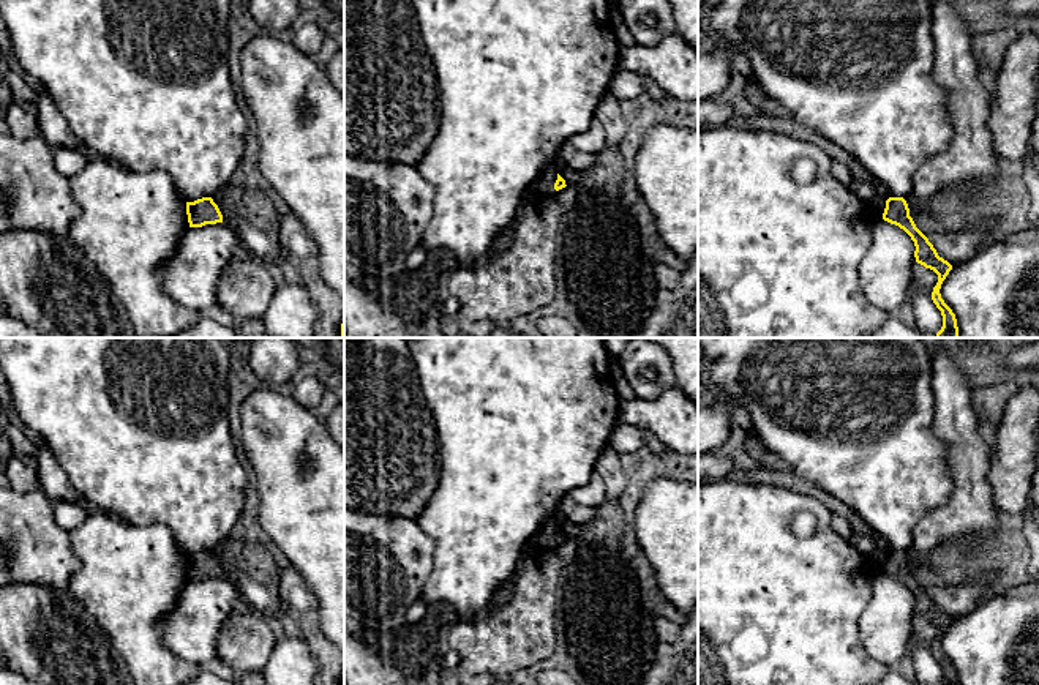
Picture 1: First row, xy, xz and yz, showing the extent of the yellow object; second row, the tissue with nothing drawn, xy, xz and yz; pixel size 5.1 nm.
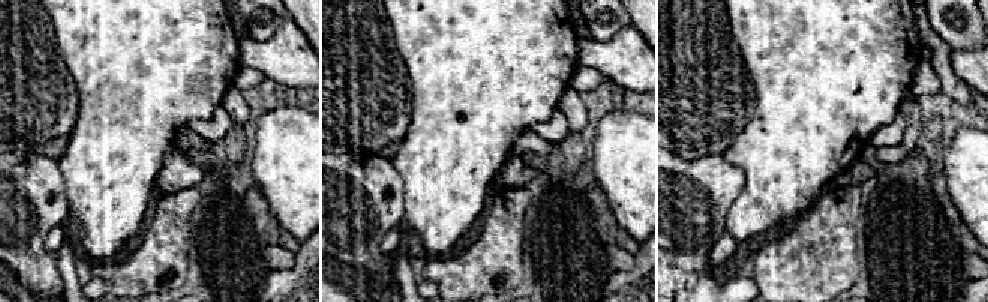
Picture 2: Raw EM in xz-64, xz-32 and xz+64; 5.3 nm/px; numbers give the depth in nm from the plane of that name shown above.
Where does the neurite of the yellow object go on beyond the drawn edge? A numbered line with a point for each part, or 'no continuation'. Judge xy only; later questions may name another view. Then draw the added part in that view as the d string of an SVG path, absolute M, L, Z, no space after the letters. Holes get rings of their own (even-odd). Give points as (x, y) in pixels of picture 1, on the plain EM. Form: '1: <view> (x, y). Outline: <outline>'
no continuation

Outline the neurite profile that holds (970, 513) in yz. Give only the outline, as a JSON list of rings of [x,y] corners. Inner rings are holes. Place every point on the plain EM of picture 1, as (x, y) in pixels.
[[[941,349],[932,361],[935,434],[949,447],[946,461],[952,491],[949,499],[928,511],[913,530],[919,563],[913,575],[938,609],[957,620],[981,605],[987,582],[979,578],[966,579],[960,586],[944,586],[943,559],[951,548],[963,552],[971,549],[973,540],[995,538],[1001,524],[987,481],[988,447],[977,434],[971,388],[952,358]]]

